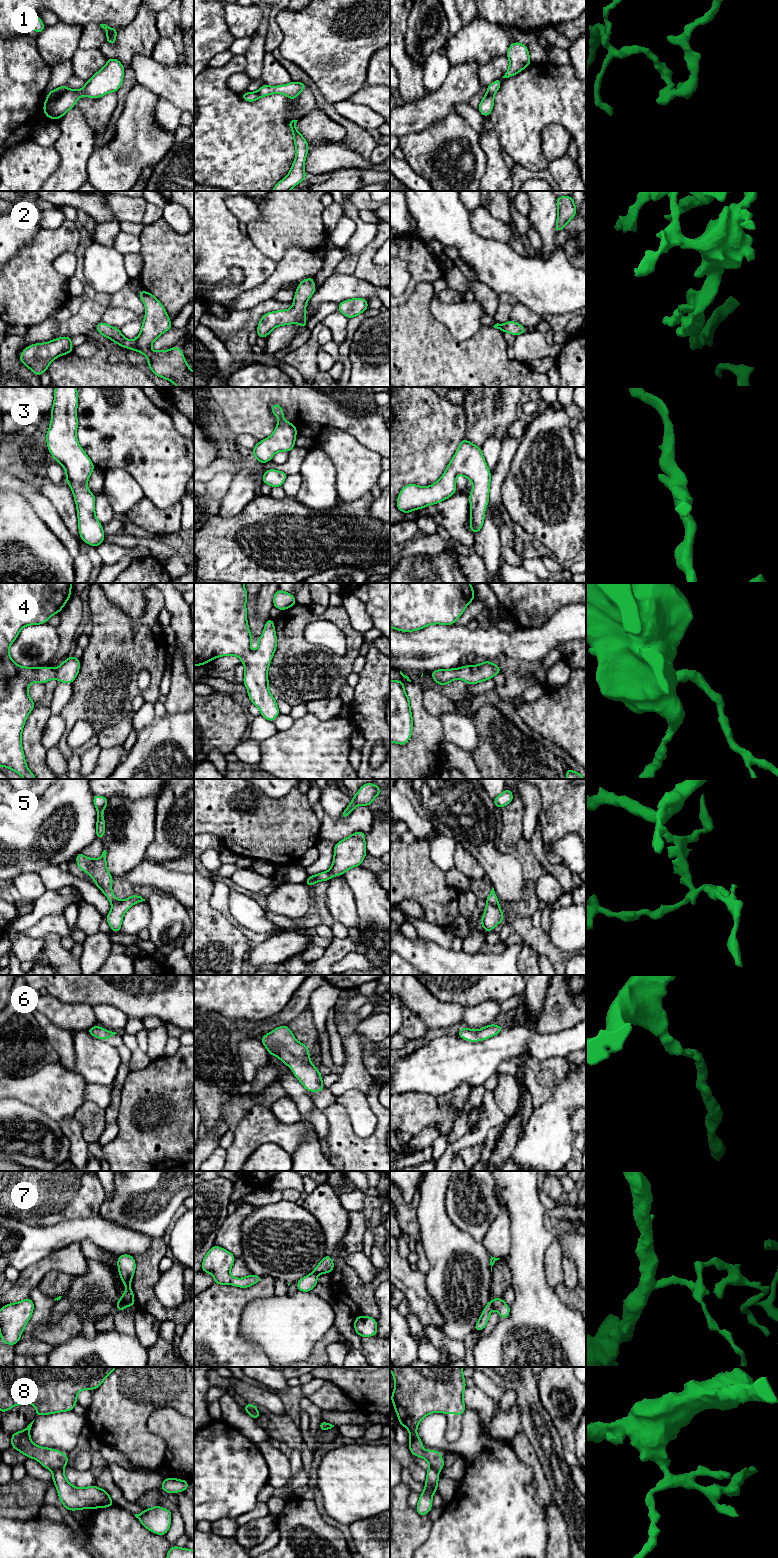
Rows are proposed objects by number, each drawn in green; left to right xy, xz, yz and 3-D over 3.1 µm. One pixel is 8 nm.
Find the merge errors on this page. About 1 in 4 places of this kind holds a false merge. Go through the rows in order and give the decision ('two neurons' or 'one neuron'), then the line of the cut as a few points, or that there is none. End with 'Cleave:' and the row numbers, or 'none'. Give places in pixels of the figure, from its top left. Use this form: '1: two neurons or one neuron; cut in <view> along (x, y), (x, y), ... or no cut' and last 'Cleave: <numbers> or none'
1: two neurons; cut in xy along (67, 88), (58, 98), (47, 99)
2: one neuron; no cut
3: one neuron; no cut
4: one neuron; no cut
5: two neurons; cut in yz along (487, 902), (498, 904)
6: one neuron; no cut
7: two neurons; cut in yz along (491, 1301), (493, 1307)
8: two neurons; cut in xz along (243, 1406), (257, 1411)
Cleave: 1, 5, 7, 8

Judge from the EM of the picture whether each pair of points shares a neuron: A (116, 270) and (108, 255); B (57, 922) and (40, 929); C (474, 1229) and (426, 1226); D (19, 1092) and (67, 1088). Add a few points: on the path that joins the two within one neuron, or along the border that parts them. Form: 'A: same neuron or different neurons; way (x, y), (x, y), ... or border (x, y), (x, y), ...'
A: same neuron; way (112, 266), (108, 259)
B: same neuron; way (53, 924), (48, 924), (44, 927)
C: different neurons; border (445, 1209), (448, 1217), (461, 1230), (479, 1241)
D: same neuron; way (31, 1090), (55, 1090)

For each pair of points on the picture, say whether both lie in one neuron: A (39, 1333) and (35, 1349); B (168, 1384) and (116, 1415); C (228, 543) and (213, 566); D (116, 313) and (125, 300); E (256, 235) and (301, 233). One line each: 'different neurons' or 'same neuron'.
A: different neurons
B: same neuron
C: same neuron
D: different neurons
E: same neuron

